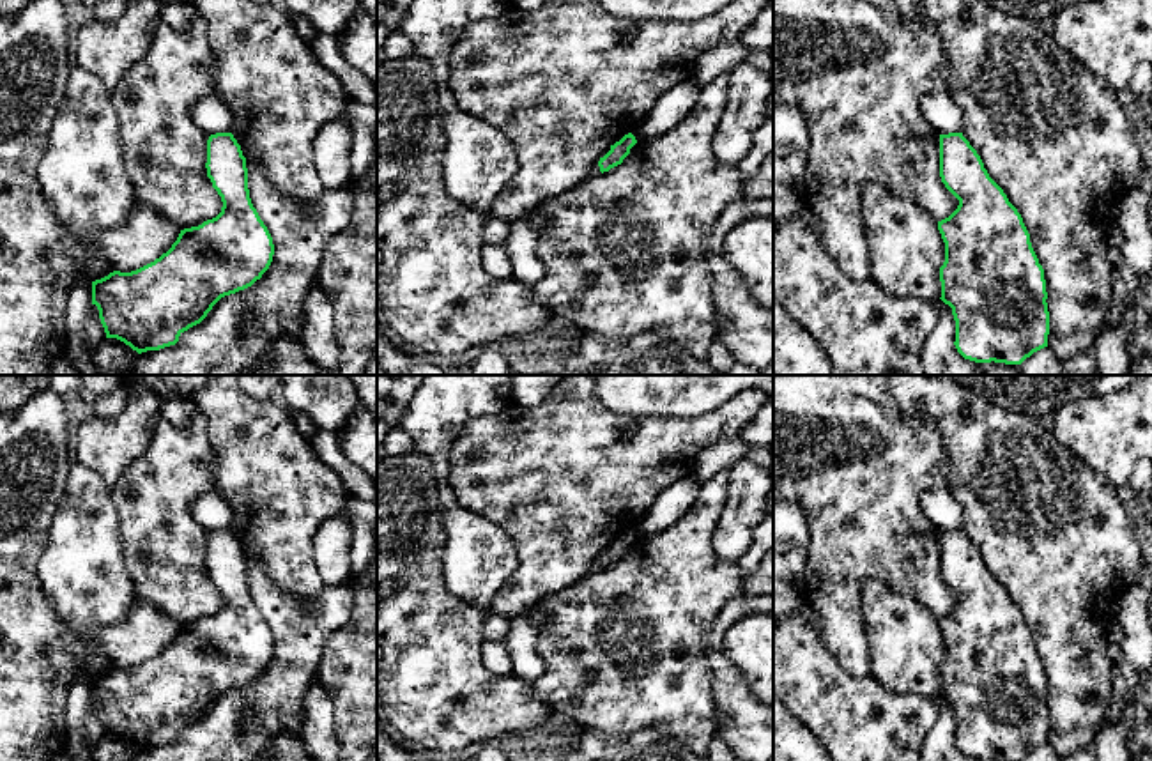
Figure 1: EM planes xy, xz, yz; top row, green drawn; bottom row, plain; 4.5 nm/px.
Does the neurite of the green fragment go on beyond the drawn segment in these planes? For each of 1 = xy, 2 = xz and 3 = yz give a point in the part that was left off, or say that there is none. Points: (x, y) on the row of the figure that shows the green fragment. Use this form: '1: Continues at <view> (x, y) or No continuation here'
1: No continuation here
2: No continuation here
3: No continuation here

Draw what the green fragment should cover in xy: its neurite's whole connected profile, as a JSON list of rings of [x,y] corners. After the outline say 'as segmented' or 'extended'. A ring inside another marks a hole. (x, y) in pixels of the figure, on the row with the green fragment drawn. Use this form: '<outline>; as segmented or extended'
[[[232,133],[209,136],[205,168],[221,196],[221,212],[198,227],[180,230],[172,248],[154,262],[92,281],[92,304],[99,310],[106,338],[124,342],[138,354],[175,345],[221,297],[251,287],[273,262],[273,237],[251,204],[246,158]]]; as segmented

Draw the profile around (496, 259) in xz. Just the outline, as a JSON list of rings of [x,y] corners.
[[[485,244],[481,260],[483,260],[483,267],[488,274],[492,274],[495,278],[503,278],[503,280],[515,278],[513,265],[511,265],[506,246]]]

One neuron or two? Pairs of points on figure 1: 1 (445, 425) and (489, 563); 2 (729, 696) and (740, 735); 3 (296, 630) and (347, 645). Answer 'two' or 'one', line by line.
1: one
2: one
3: two

